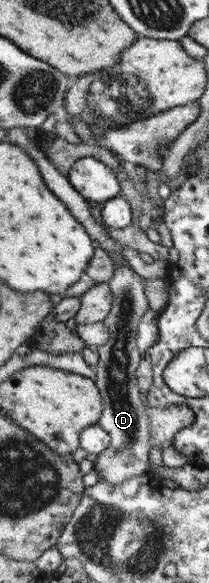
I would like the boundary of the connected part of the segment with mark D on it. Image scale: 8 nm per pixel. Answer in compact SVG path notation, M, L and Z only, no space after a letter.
M118 263L107 281L112 303L108 315L101 321L108 331L106 342L97 348L98 361L93 369L95 386L101 400L101 415L97 425L109 436L109 444L104 451L97 453L93 468L100 471L100 480L118 486L120 482L142 475L149 471L148 452L152 450L148 438L148 419L145 407L140 401L136 388L135 369L139 361L139 351L135 344L136 327L144 315L147 299L143 291L144 278L136 274L130 266Z

